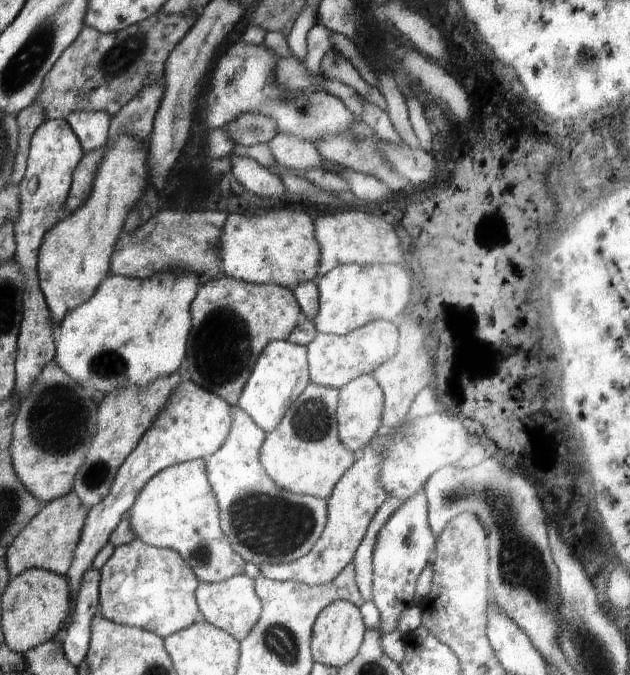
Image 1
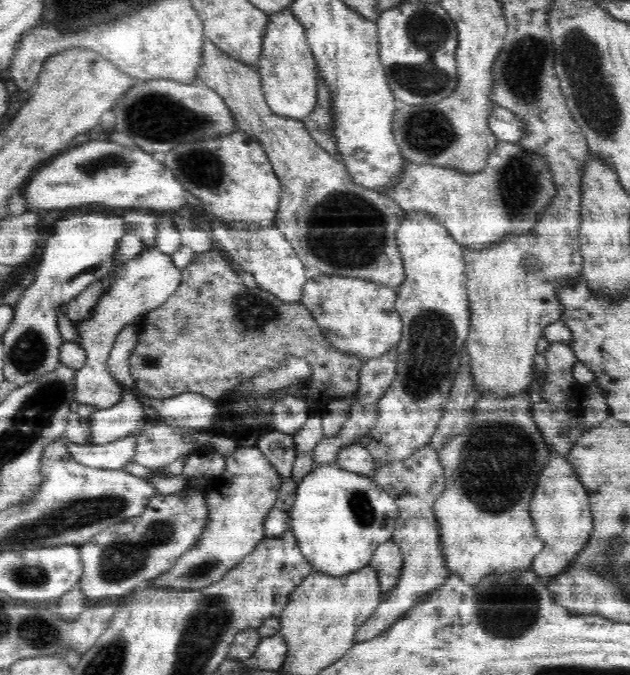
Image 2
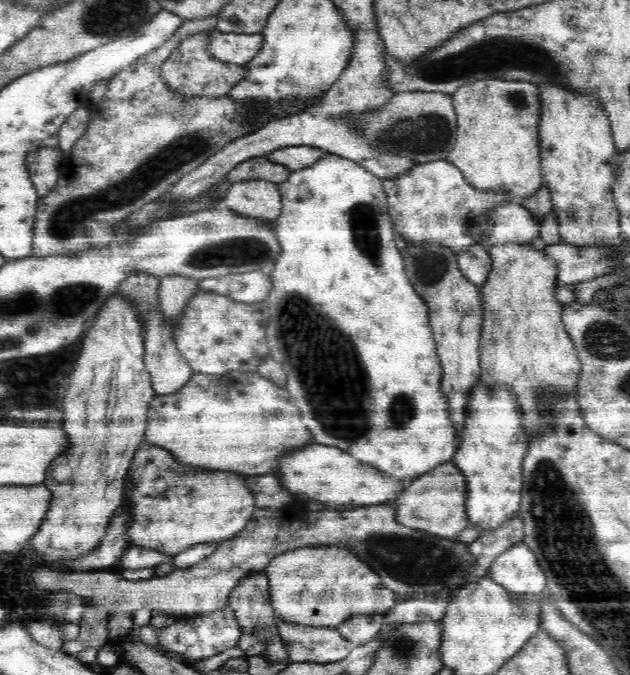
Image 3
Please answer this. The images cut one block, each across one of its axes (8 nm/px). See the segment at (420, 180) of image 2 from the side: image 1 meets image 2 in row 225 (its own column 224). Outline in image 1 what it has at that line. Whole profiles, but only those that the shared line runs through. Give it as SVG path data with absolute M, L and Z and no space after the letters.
M236 407L232 430L224 446L205 458L208 482L216 496L220 526L232 550L256 566L294 562L308 554L320 538L327 521L327 501L312 495L284 490L266 474L260 462L260 448L266 433Z

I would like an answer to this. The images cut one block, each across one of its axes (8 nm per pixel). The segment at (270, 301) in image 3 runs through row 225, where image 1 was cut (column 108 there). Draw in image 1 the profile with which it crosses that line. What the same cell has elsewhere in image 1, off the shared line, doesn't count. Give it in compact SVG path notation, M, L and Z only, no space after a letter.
M168 271L143 279L109 274L88 302L68 312L54 325L55 361L70 378L91 393L109 393L128 384L148 386L157 378L175 373L186 354L186 338L192 328L190 304L199 285L194 275L175 275Z

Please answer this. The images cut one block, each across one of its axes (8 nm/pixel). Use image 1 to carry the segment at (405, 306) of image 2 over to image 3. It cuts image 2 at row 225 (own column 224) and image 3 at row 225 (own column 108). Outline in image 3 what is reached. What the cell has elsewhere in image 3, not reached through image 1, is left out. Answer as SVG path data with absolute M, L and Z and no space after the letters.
M512 202L487 212L491 225L485 230L482 245L489 247L508 242L524 242L539 237L541 222L520 203Z

